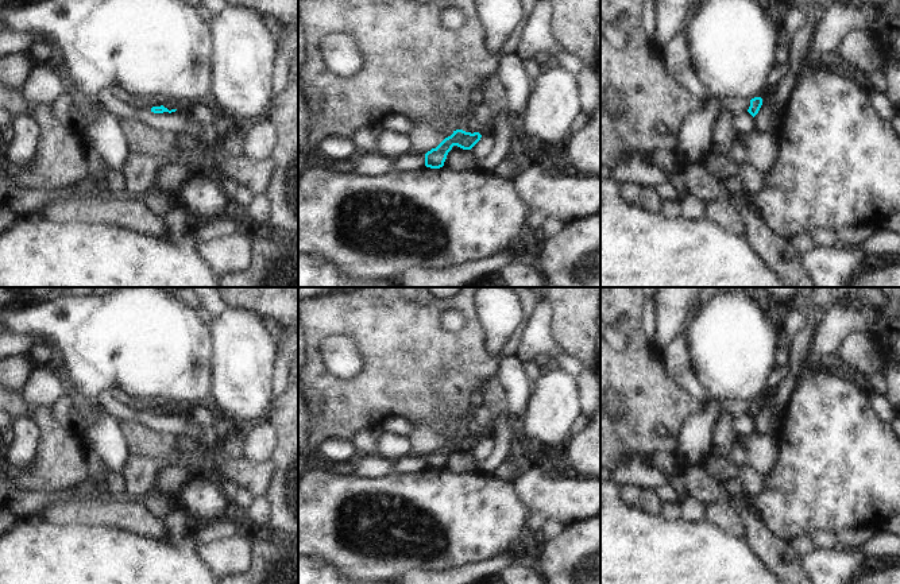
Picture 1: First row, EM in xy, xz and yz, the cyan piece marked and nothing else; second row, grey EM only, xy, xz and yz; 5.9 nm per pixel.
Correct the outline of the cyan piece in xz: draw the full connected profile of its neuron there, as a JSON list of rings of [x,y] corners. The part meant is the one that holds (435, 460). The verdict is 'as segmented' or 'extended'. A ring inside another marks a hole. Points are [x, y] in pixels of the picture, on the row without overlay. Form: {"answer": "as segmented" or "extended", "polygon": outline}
{"answer": "extended", "polygon": [[[499,375],[488,380],[484,392],[487,397],[486,402],[466,415],[461,430],[453,433],[453,436],[445,440],[436,450],[425,456],[426,469],[443,469],[453,448],[471,452],[482,440],[479,434],[494,422],[495,417],[499,413],[510,413],[510,403]]]}

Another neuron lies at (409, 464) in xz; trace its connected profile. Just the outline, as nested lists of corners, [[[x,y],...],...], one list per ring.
[[[405,456],[394,463],[394,472],[412,475],[425,469],[425,456]]]

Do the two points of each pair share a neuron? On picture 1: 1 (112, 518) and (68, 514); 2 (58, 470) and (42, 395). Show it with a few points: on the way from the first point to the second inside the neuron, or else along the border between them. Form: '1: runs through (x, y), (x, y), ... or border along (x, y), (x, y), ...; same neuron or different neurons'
1: runs through (101, 514), (78, 514); same neuron
2: border along (19, 390), (30, 403), (50, 407); different neurons

